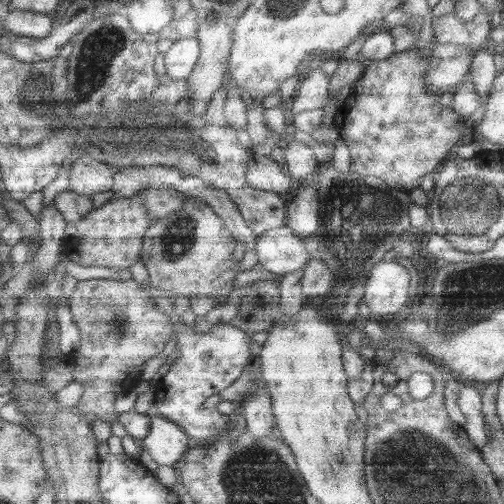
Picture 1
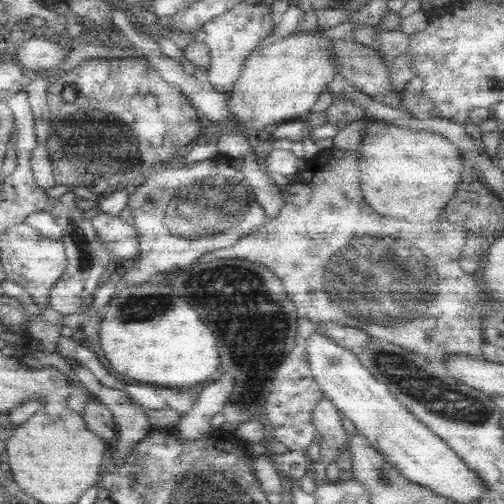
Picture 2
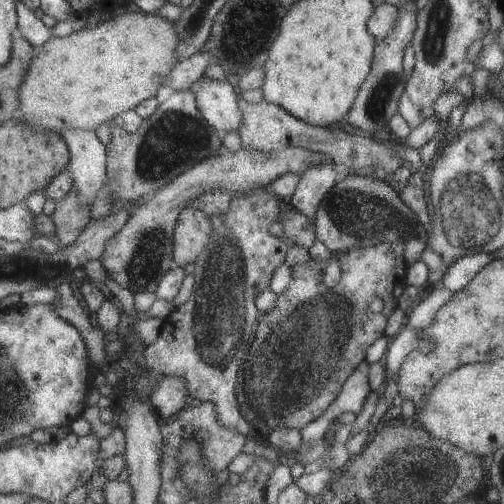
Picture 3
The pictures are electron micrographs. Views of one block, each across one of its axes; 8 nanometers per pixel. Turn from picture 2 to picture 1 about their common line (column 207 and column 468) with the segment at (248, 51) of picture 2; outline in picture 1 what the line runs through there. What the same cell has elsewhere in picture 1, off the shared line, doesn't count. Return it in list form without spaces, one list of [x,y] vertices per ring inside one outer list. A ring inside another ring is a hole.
[[[481,10],[471,22],[459,22],[457,16],[445,14],[441,18],[433,18],[433,36],[437,44],[457,44],[457,46],[473,46],[475,50],[481,50],[489,42],[491,16]]]

